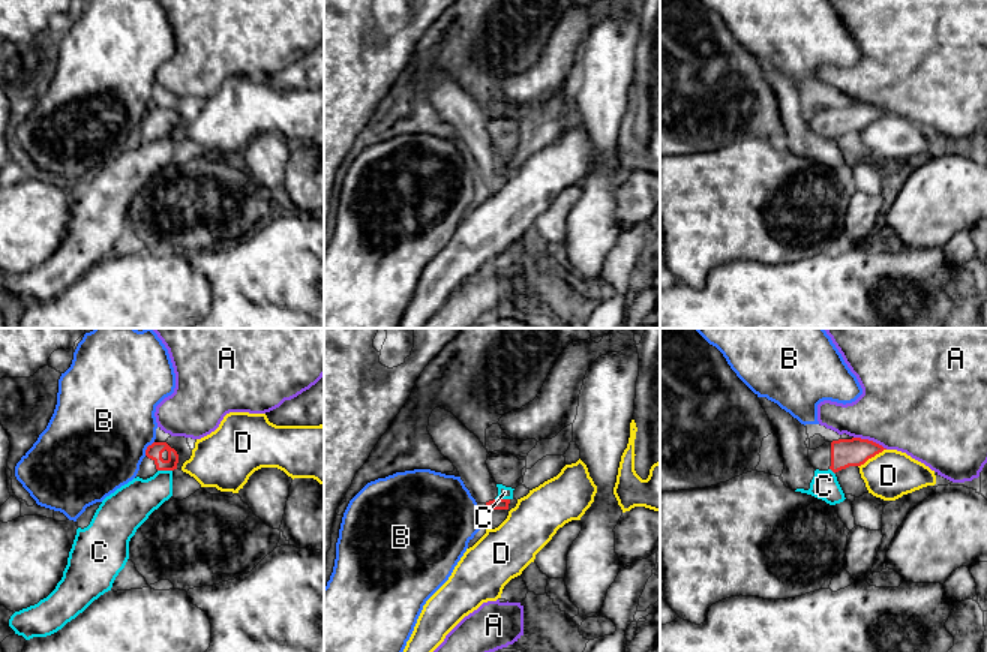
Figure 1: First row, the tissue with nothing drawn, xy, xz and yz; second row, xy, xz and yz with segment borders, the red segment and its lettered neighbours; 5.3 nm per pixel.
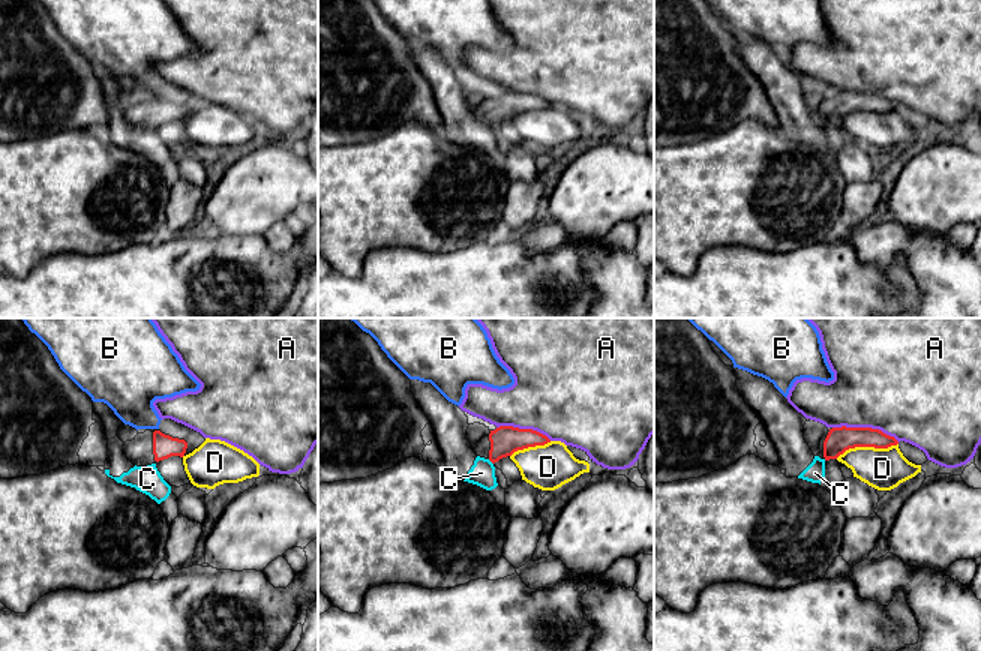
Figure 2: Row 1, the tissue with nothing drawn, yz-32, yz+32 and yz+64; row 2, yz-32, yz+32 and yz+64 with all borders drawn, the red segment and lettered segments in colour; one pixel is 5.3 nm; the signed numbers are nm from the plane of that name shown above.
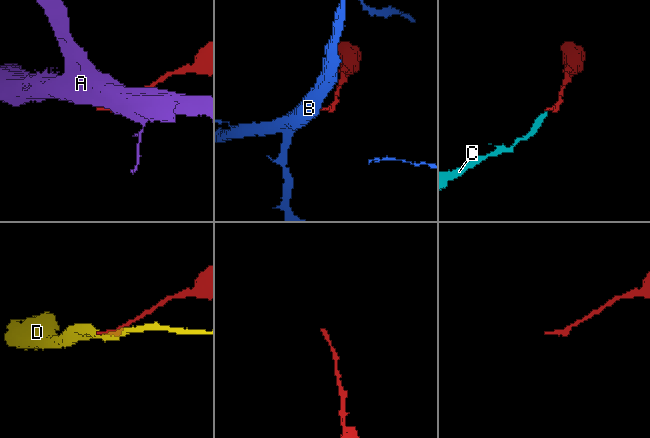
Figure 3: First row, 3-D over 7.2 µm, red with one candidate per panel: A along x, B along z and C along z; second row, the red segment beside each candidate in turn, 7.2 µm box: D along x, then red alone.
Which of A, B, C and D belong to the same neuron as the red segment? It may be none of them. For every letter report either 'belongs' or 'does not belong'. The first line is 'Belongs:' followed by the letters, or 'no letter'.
Belongs: no letter
A: does not belong
B: does not belong
C: does not belong
D: does not belong

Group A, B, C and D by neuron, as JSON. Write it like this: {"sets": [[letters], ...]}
{"sets": [["A"], ["B"], ["C"], ["D"]]}

